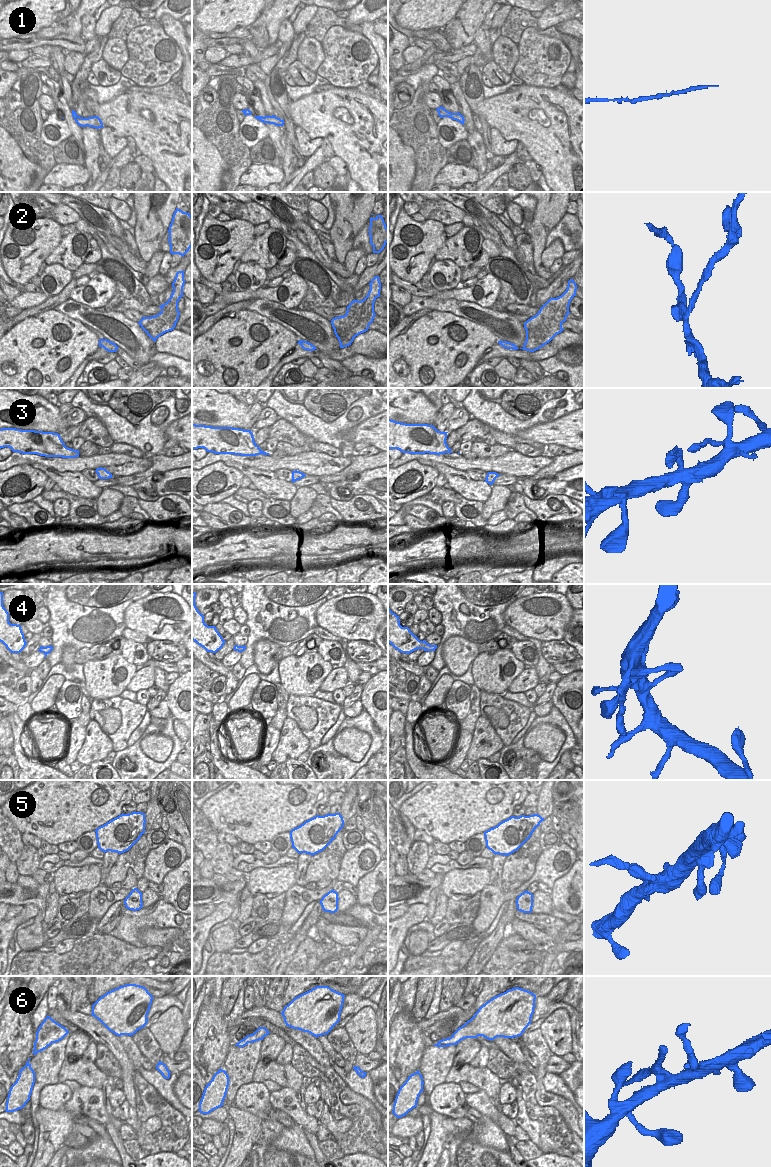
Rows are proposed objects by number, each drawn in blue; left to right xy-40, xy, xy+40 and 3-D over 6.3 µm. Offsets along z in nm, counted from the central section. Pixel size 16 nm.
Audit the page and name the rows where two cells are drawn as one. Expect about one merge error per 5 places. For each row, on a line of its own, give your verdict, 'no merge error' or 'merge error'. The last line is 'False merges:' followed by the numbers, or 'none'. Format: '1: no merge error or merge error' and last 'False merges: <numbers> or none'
1: no merge error
2: no merge error
3: no merge error
4: no merge error
5: no merge error
6: no merge error
False merges: none

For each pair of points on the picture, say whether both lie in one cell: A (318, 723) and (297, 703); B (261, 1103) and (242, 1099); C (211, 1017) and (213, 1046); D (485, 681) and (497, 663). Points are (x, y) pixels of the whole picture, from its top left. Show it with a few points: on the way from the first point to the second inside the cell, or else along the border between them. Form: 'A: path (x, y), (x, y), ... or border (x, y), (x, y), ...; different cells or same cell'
A: path (313, 719), (302, 708); same cell
B: path (256, 1101), (254, 1099), (247, 1099); same cell
C: path (210, 1024), (210, 1034), (213, 1039); same cell
D: path (488, 677), (497, 667); same cell

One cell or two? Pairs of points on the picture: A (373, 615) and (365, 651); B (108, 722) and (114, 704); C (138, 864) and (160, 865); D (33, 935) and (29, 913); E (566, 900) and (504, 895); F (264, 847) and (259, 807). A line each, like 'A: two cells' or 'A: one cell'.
A: two cells
B: one cell
C: two cells
D: two cells
E: two cells
F: two cells

